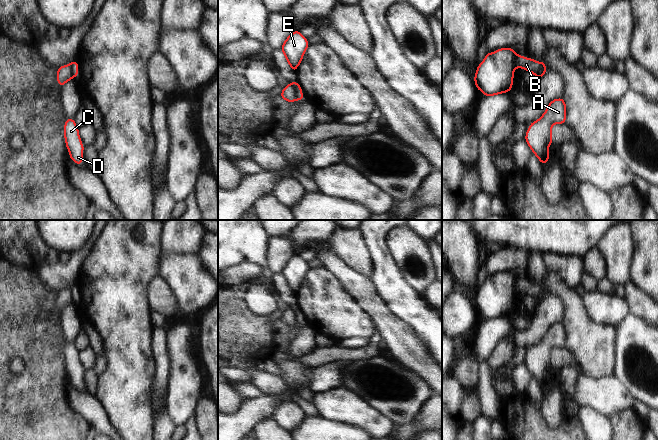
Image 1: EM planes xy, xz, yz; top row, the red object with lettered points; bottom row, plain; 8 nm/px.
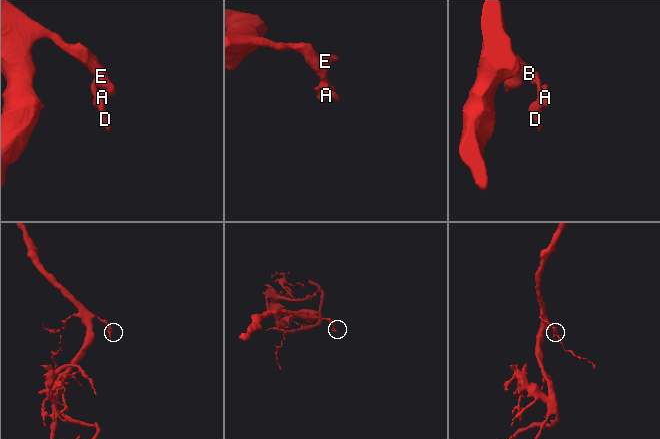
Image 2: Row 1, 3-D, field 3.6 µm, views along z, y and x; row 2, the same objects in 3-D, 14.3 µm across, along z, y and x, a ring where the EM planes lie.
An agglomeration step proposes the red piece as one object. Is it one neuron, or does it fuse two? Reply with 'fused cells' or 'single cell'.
fused cells

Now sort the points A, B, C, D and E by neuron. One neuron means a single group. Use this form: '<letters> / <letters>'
A C D / B E

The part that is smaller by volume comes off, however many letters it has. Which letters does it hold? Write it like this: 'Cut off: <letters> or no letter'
Cut off: A, C, D

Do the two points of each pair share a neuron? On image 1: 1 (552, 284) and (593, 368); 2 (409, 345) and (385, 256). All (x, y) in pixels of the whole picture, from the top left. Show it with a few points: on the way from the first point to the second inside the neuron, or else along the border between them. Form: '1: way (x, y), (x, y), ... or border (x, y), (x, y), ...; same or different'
1: way (573, 303), (576, 322), (584, 338), (593, 347); same
2: border (386, 303), (389, 310), (405, 322), (417, 338); different

